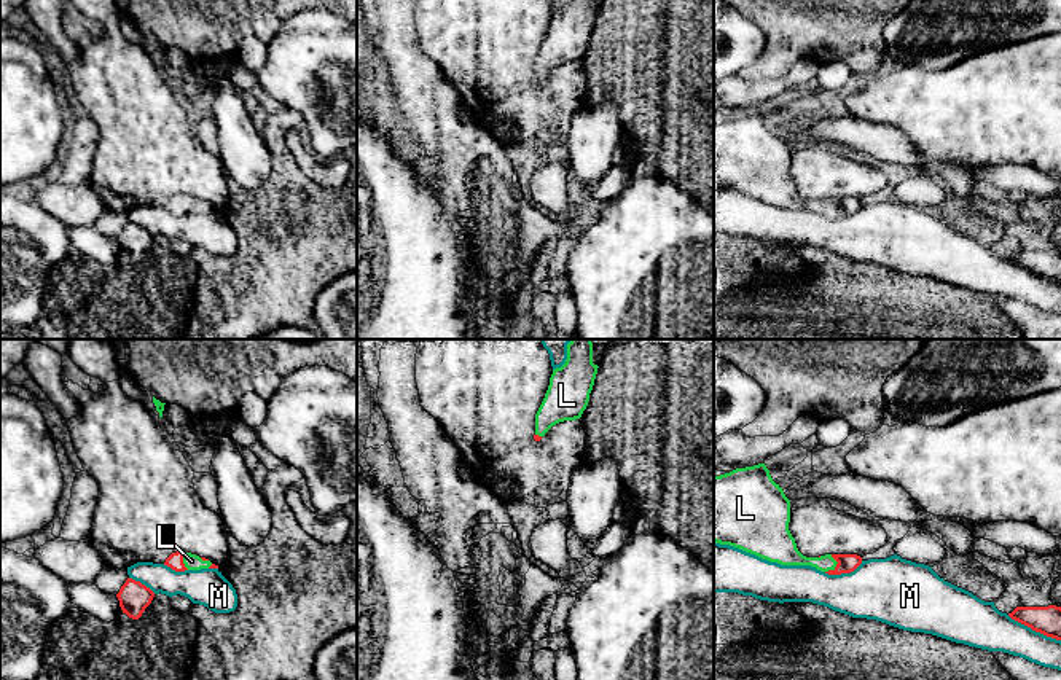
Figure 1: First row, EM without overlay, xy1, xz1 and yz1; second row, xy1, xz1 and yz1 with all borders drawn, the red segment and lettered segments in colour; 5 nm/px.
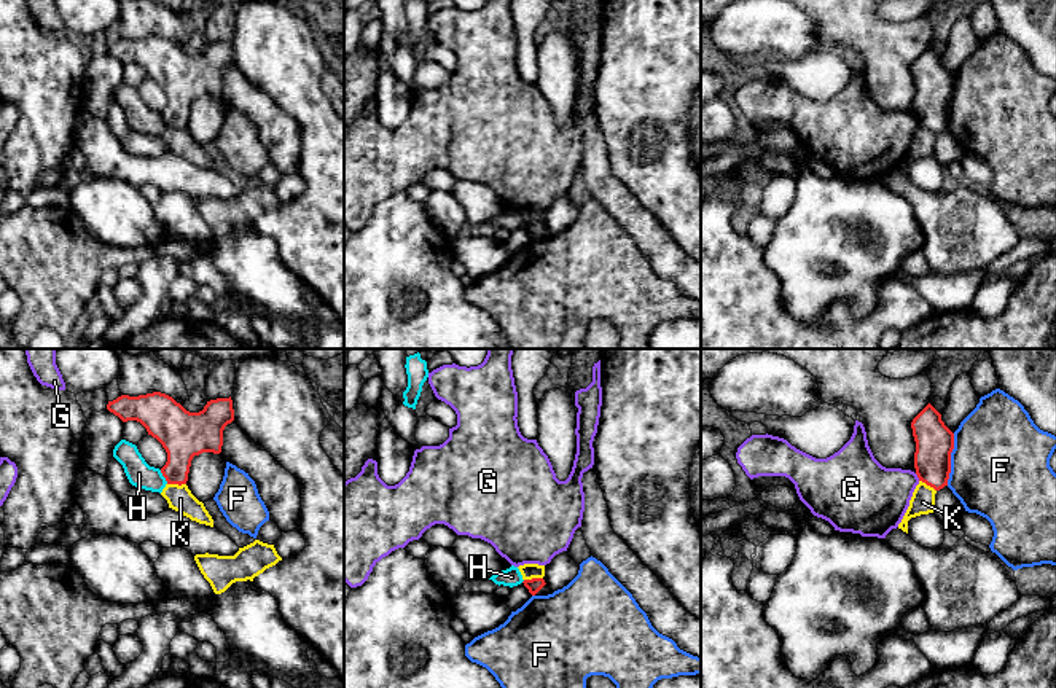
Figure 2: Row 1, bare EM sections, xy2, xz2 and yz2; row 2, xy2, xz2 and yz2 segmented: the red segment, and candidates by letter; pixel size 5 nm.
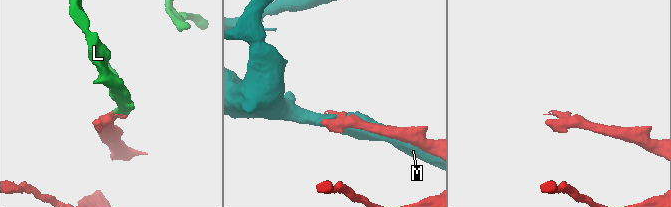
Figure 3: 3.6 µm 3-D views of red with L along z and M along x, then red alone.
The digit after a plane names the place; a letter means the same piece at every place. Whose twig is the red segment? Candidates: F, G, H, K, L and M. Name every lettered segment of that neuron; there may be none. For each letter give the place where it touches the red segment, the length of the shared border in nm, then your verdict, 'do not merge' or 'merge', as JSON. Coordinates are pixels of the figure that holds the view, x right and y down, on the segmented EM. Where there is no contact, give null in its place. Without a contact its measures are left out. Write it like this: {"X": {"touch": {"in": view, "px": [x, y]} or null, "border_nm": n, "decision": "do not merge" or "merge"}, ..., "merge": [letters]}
{"F": {"touch": {"in": "yz2", "px": [950, 459]}, "border_nm": 260, "decision": "do not merge"}, "G": {"touch": {"in": "yz2", "px": [918, 476]}, "border_nm": 50, "decision": "do not merge"}, "H": {"touch": {"in": "xy2", "px": [163, 475]}, "border_nm": 80, "decision": "do not merge"}, "K": {"touch": {"in": "xy2", "px": [177, 483]}, "border_nm": 100, "decision": "do not merge"}, "L": {"touch": {"in": "yz1", "px": [837, 566]}, "border_nm": 100, "decision": "merge"}, "M": {"touch": {"in": "yz1", "px": [1034, 629]}, "border_nm": 300, "decision": "do not merge"}, "merge": ["L"]}

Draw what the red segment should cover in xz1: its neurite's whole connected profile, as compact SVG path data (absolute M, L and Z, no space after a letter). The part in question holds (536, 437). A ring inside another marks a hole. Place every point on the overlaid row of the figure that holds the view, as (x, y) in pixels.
M572 339L567 344L567 360L553 369L548 390L535 414L535 441L540 441L553 425L581 417L597 368L593 363L591 339Z

